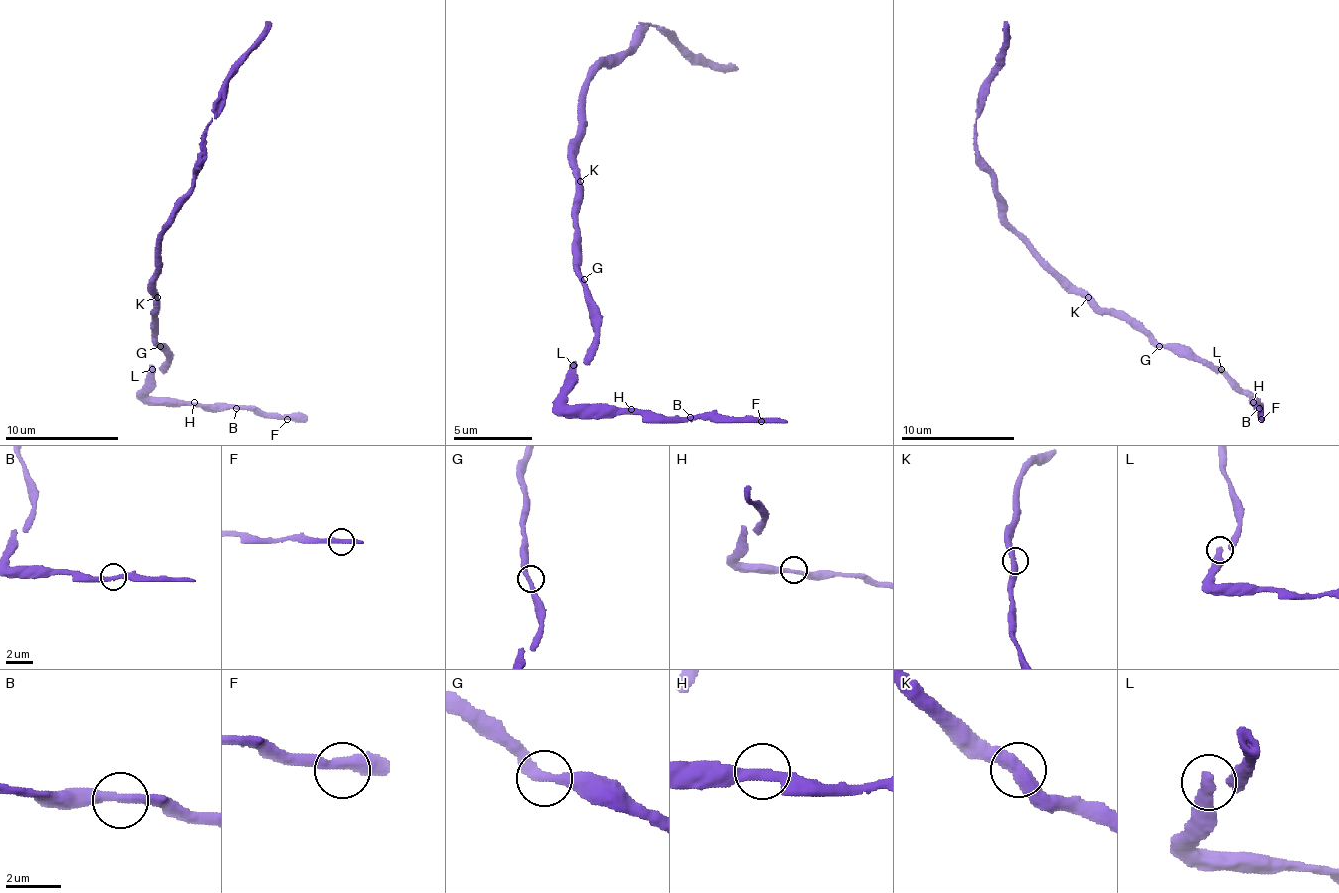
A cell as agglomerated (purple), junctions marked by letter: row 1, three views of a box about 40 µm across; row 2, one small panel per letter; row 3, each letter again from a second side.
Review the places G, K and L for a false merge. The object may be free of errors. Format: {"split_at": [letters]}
{"split_at": []}

